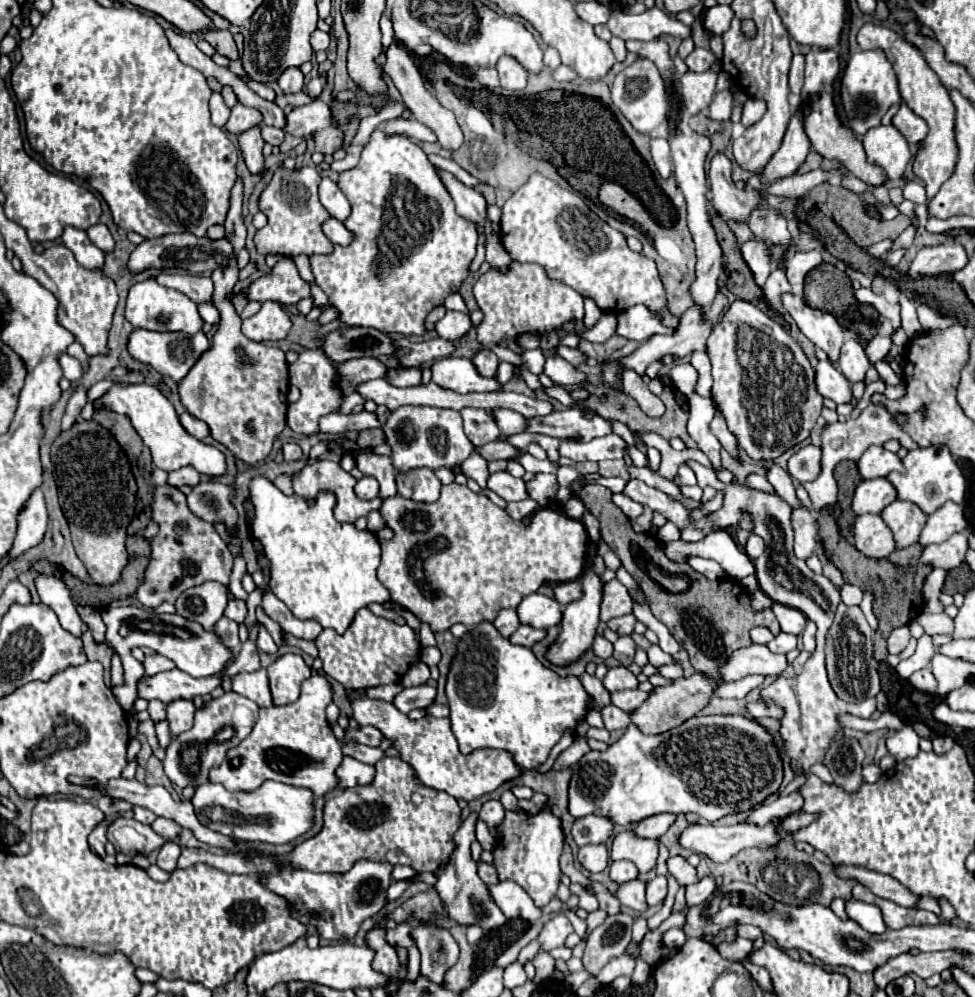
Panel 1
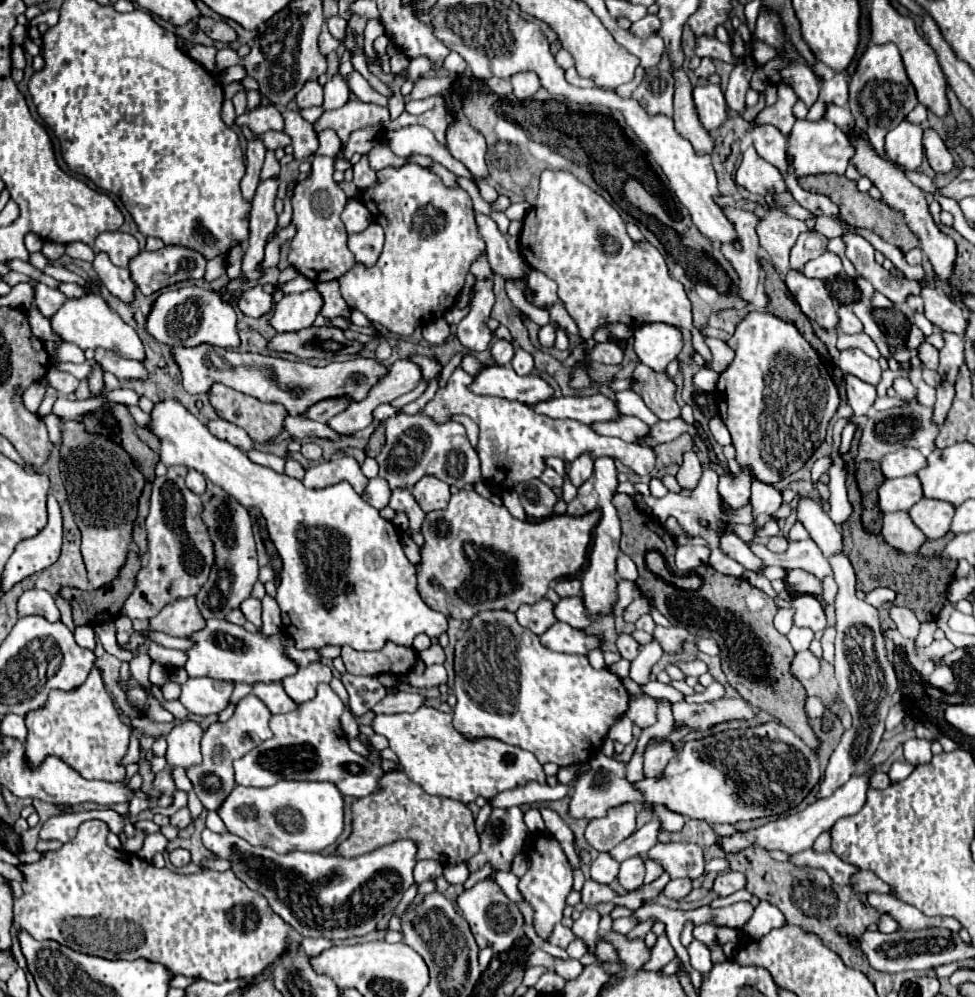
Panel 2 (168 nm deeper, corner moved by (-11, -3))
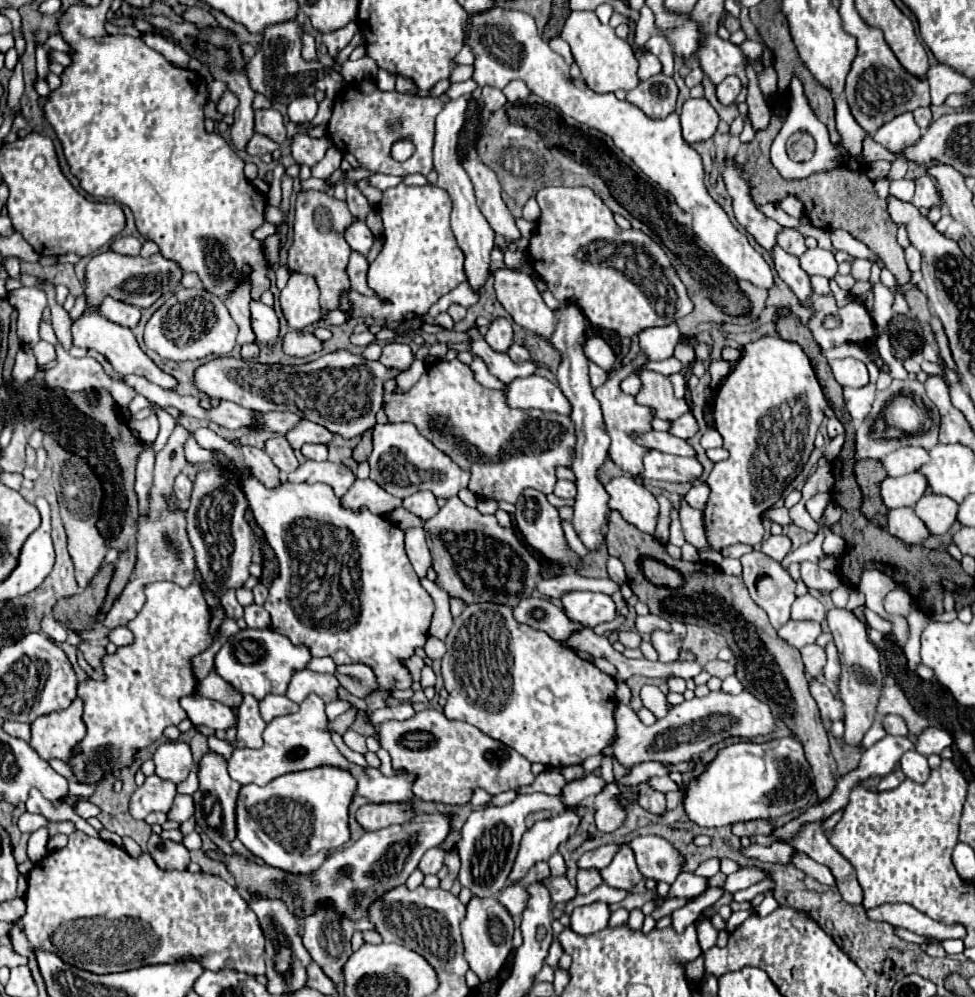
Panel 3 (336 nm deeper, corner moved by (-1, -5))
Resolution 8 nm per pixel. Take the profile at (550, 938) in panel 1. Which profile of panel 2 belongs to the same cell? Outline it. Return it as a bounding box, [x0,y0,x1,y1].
[573,909,601,943]

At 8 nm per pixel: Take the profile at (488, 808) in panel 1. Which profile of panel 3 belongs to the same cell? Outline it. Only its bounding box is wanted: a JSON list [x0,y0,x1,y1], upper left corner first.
[457,793,565,897]

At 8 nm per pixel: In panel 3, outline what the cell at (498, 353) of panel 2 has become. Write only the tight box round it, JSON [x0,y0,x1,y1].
[485,319,513,353]

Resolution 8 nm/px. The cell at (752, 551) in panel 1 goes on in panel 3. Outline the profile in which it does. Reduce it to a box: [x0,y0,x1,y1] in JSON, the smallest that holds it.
[761,535,791,561]

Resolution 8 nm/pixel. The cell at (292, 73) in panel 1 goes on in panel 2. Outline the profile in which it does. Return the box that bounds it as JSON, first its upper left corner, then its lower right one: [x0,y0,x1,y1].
[295,81,323,109]

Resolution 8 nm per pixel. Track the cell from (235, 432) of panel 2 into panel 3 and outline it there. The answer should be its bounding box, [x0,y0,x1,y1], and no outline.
[237,443,281,487]

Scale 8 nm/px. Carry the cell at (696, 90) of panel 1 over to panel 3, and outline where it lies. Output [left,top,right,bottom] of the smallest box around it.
[681,97,719,145]

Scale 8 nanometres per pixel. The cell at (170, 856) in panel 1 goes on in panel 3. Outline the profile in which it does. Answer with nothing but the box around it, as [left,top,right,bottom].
[147,835,189,871]

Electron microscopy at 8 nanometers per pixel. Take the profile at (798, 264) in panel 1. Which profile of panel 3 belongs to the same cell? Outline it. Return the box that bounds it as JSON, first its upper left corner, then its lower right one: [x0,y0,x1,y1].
[799,247,837,279]

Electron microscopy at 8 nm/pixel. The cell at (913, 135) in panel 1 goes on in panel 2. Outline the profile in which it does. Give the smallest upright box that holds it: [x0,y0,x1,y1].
[923,127,955,173]

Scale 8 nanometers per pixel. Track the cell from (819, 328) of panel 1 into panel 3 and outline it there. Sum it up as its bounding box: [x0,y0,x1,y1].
[773,245,813,303]

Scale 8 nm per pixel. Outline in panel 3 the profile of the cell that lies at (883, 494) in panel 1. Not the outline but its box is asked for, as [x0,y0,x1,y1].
[881,471,927,509]

